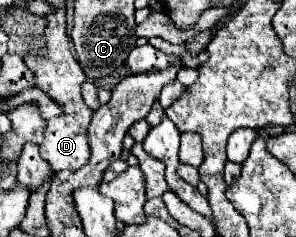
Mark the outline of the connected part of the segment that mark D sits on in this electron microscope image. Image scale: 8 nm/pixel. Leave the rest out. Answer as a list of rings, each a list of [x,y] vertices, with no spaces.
[[[60,114],[48,120],[48,128],[42,142],[44,160],[50,162],[54,172],[78,170],[90,160],[88,136],[82,132],[80,124],[68,114]]]

